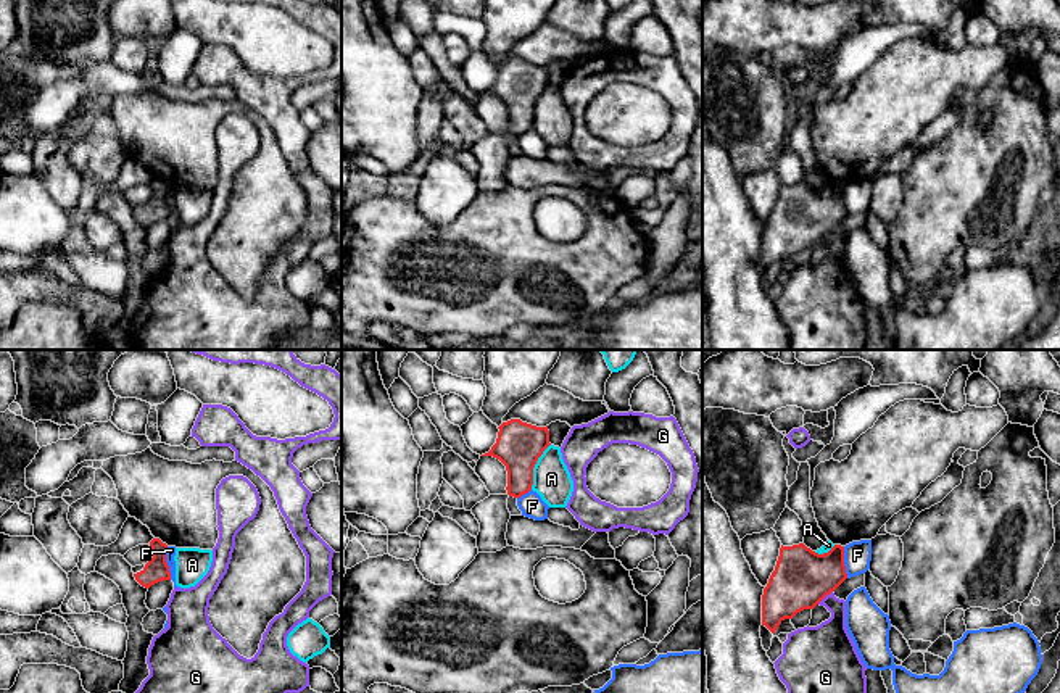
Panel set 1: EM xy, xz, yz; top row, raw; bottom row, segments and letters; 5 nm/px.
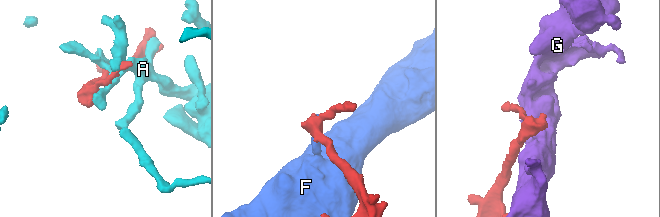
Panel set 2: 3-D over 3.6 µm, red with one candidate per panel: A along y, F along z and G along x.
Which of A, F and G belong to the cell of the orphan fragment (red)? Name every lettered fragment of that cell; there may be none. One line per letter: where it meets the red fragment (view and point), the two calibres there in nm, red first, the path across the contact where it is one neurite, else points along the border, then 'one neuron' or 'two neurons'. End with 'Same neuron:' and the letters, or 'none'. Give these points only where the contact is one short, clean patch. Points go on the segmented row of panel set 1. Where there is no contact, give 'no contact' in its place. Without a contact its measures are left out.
A: xz (534, 466) | 240/190 nm | two neurons
F: xy (166, 563) | 120/50 nm | along xy (166, 547), (166, 564), (171, 579) | two neurons
G: yz (823, 597) | 280/240 nm | two neurons
Same neuron: none

